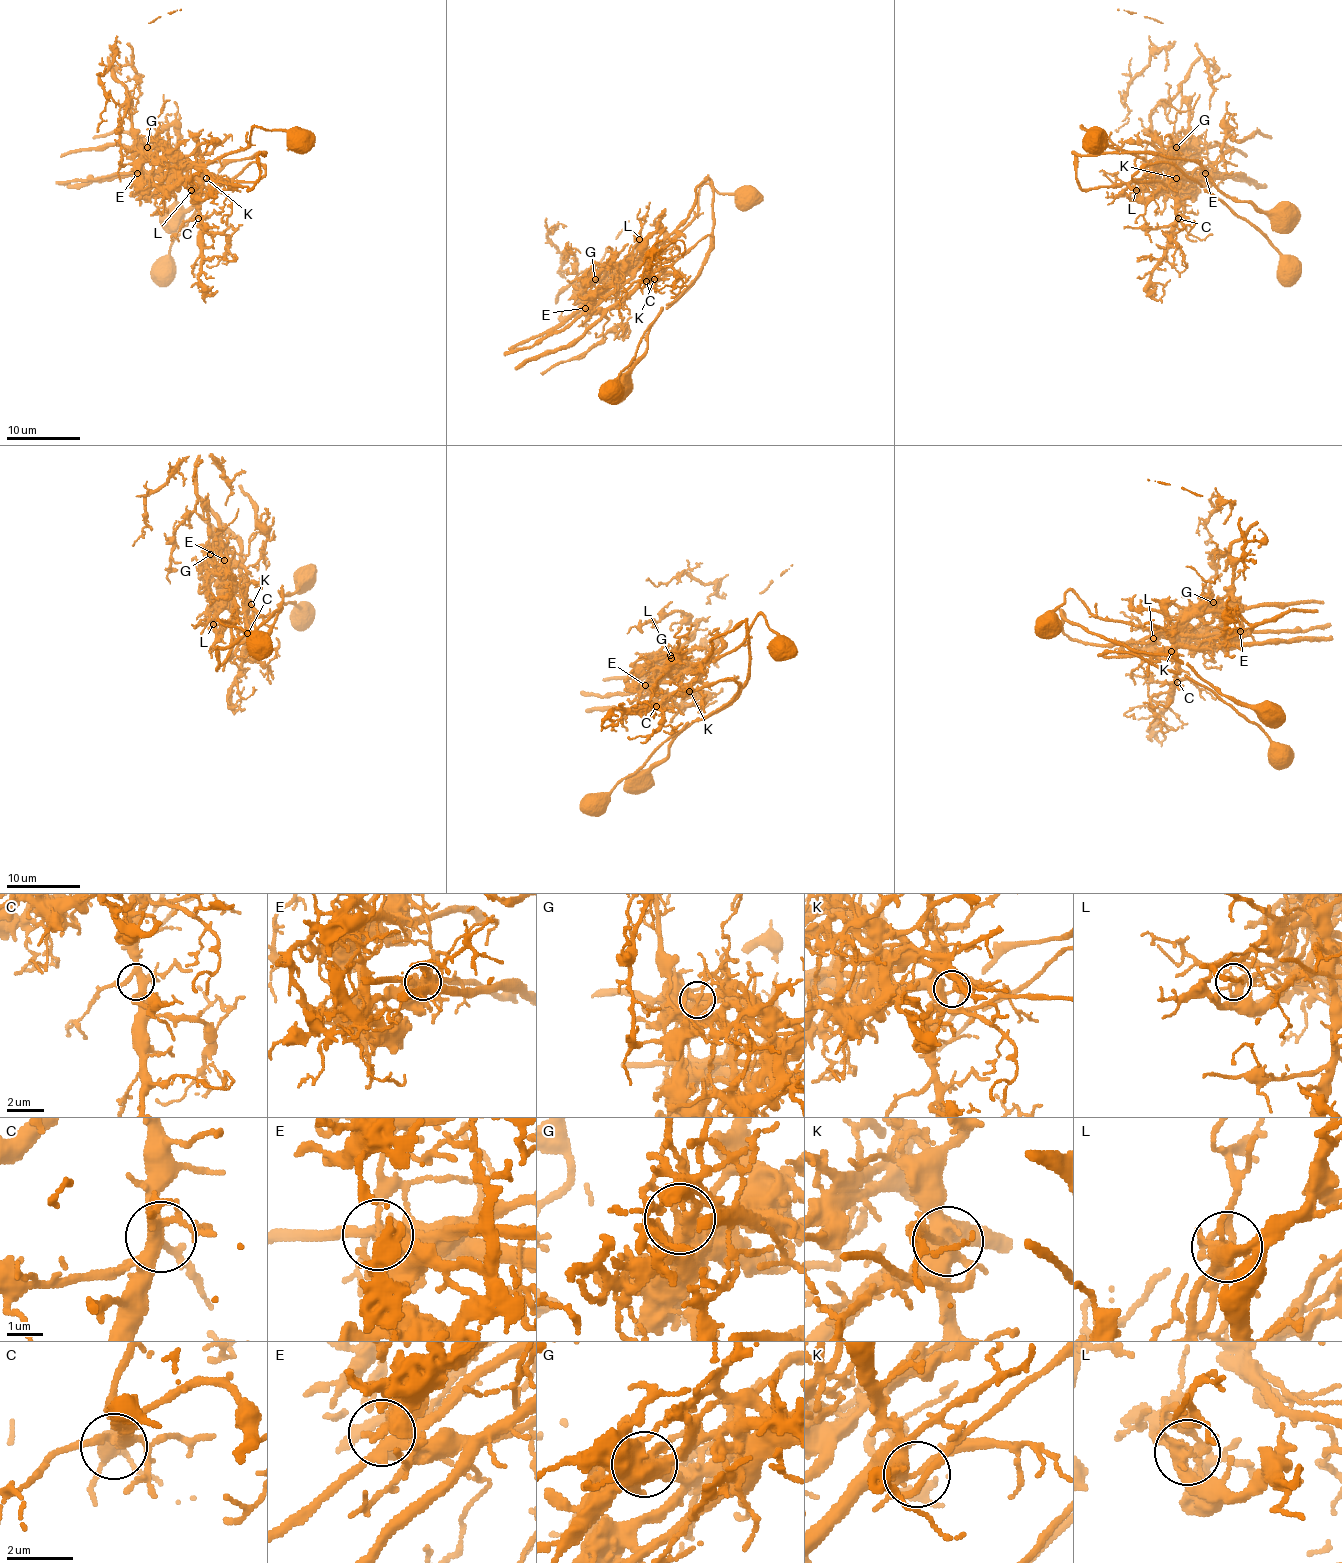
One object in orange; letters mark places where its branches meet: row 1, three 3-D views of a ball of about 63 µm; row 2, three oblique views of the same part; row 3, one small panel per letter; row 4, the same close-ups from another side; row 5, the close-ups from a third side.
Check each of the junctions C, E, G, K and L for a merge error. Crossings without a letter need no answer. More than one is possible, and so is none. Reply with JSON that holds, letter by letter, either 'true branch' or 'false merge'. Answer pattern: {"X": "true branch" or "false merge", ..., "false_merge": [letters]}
{"C": "true branch", "E": "false merge", "G": "false merge", "K": "true branch", "L": "false merge", "false_merge": ["E", "G", "L"]}

